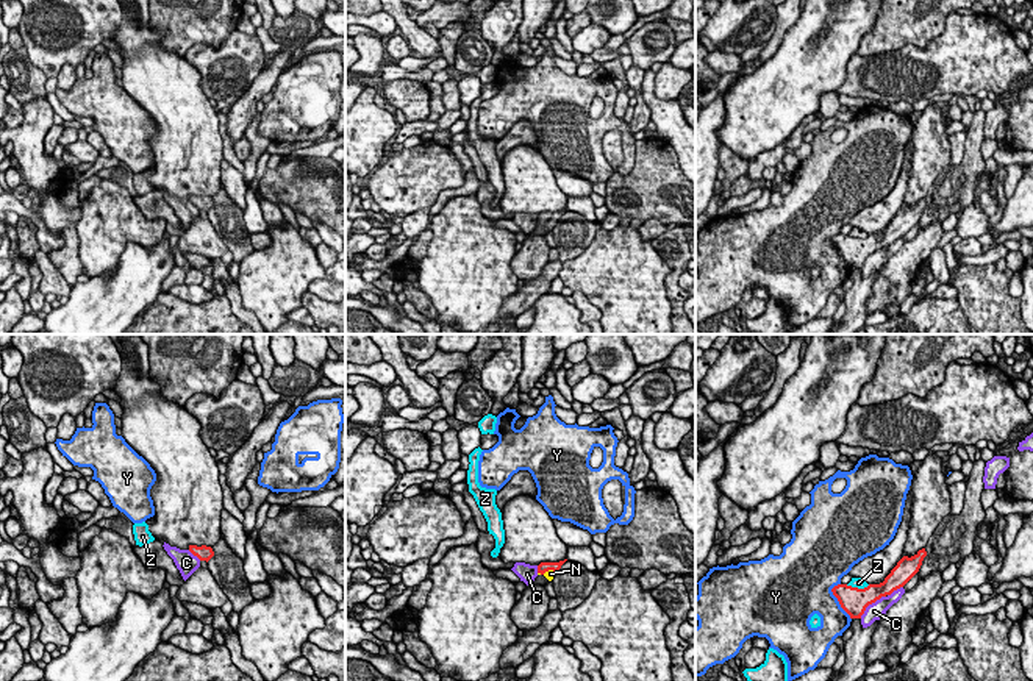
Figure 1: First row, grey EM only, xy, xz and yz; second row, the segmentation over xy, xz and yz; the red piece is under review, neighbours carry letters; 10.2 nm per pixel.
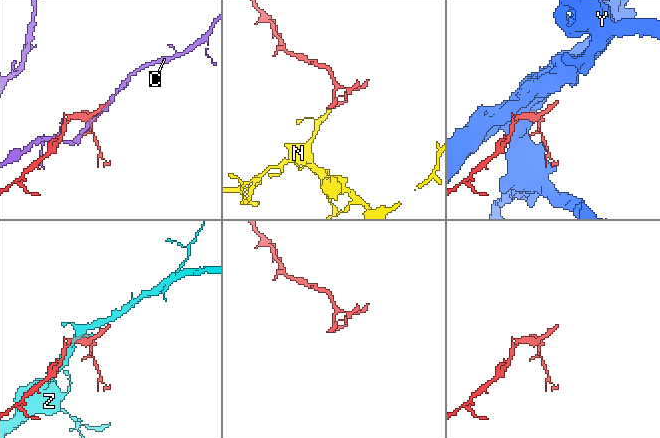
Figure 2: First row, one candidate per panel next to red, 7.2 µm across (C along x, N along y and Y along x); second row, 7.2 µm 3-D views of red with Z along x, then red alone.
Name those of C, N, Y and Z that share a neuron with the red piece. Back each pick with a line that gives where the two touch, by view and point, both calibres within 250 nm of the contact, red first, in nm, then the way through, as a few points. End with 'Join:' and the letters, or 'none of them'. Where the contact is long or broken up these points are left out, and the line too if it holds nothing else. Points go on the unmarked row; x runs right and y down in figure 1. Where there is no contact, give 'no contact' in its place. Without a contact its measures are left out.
N: contact xz (546, 221); calibres 120 and 90 nm; way xz (543, 217), (546, 221), (550, 224)
Join: N

